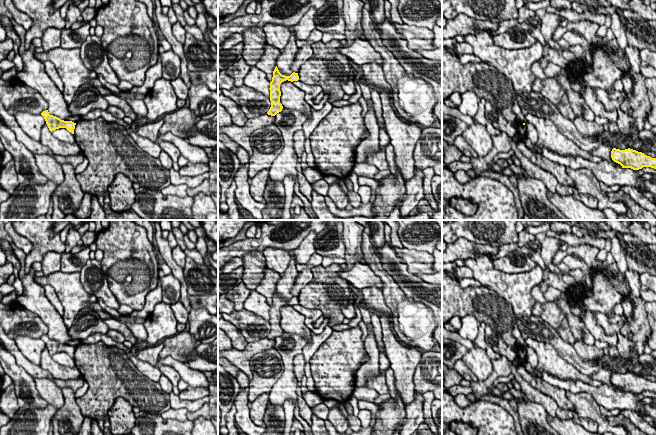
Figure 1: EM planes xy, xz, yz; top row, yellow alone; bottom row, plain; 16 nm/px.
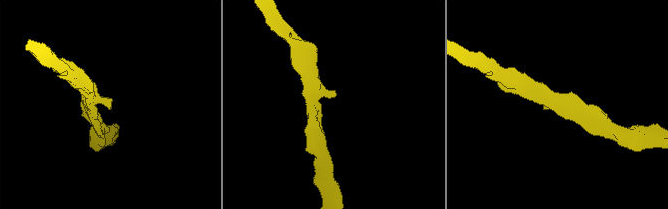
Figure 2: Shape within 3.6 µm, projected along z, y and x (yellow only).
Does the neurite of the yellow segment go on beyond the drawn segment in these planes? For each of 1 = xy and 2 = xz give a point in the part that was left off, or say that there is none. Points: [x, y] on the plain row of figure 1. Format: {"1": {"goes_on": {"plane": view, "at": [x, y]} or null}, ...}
{"1": {"goes_on": null}, "2": {"goes_on": null}}

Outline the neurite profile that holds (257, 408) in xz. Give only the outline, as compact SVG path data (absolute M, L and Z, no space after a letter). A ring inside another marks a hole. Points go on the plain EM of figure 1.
M263 393L256 400L248 403L250 418L257 426L265 425L264 414L269 402L269 393Z

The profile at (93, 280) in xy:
M89 259L80 271L80 281L87 293L103 300L108 307L117 310L120 314L129 315L134 311L130 306L118 303L102 271L101 261Z

